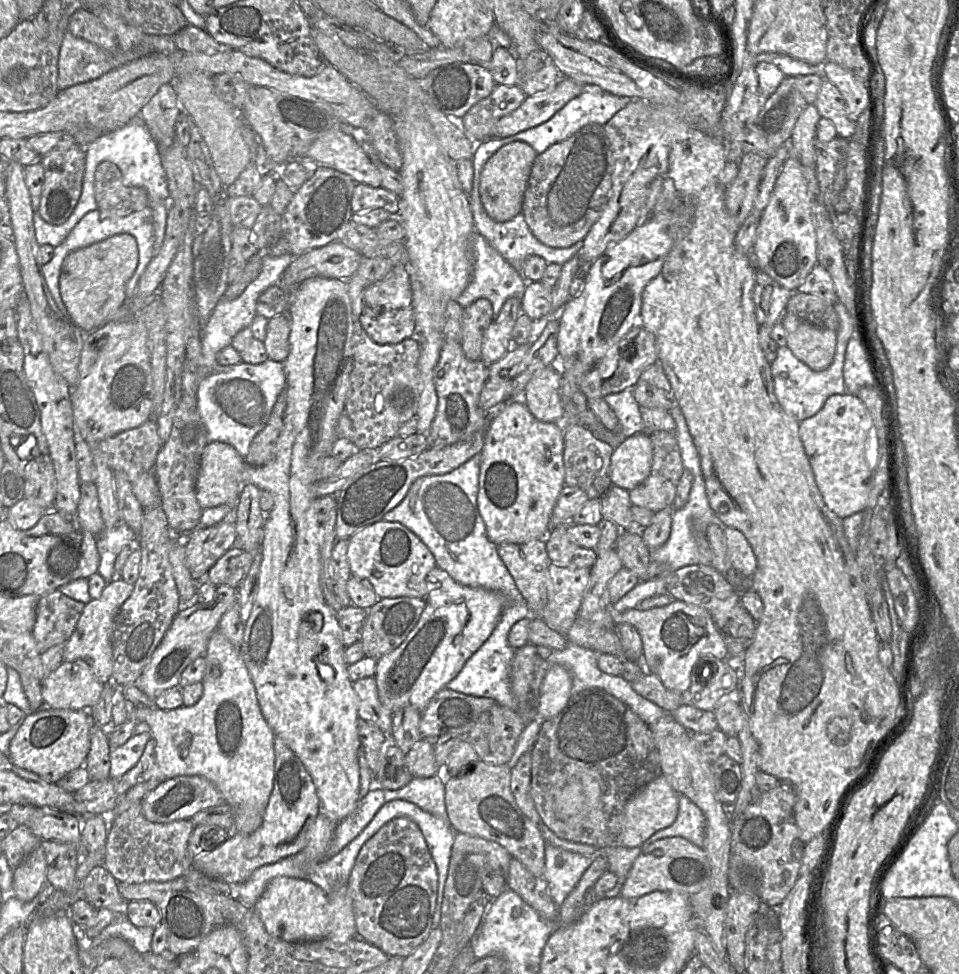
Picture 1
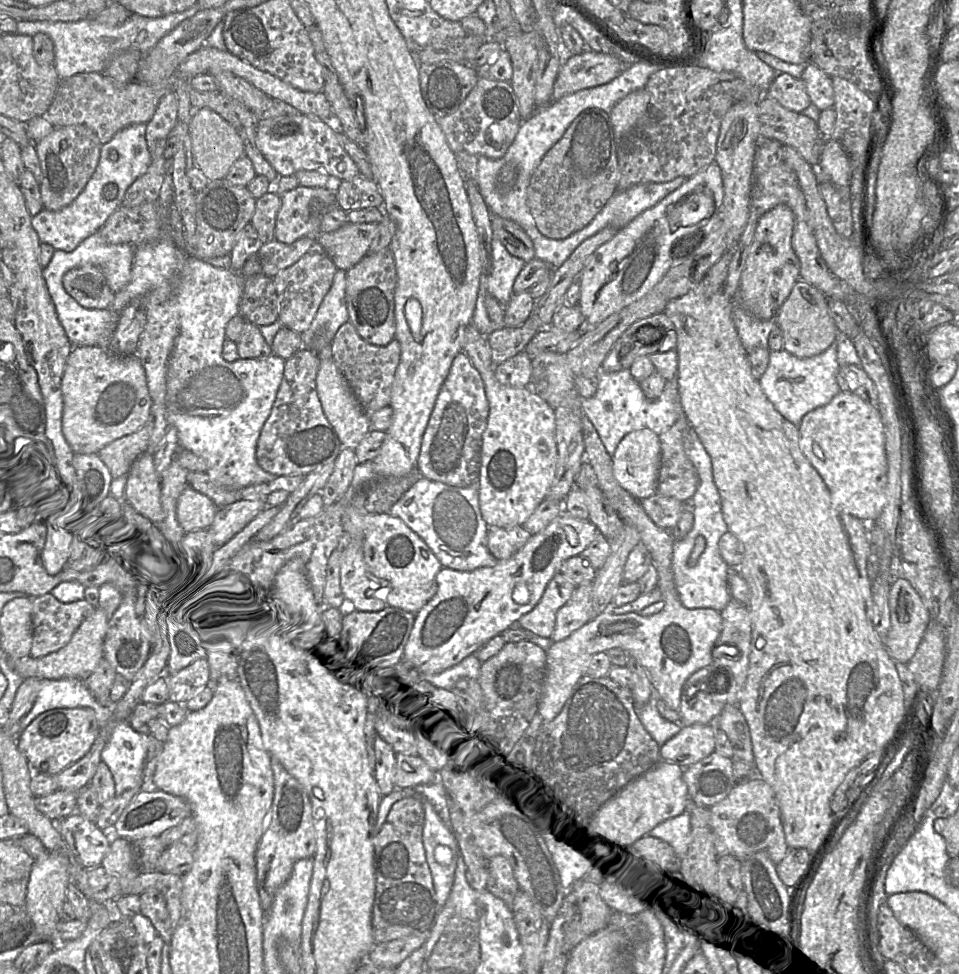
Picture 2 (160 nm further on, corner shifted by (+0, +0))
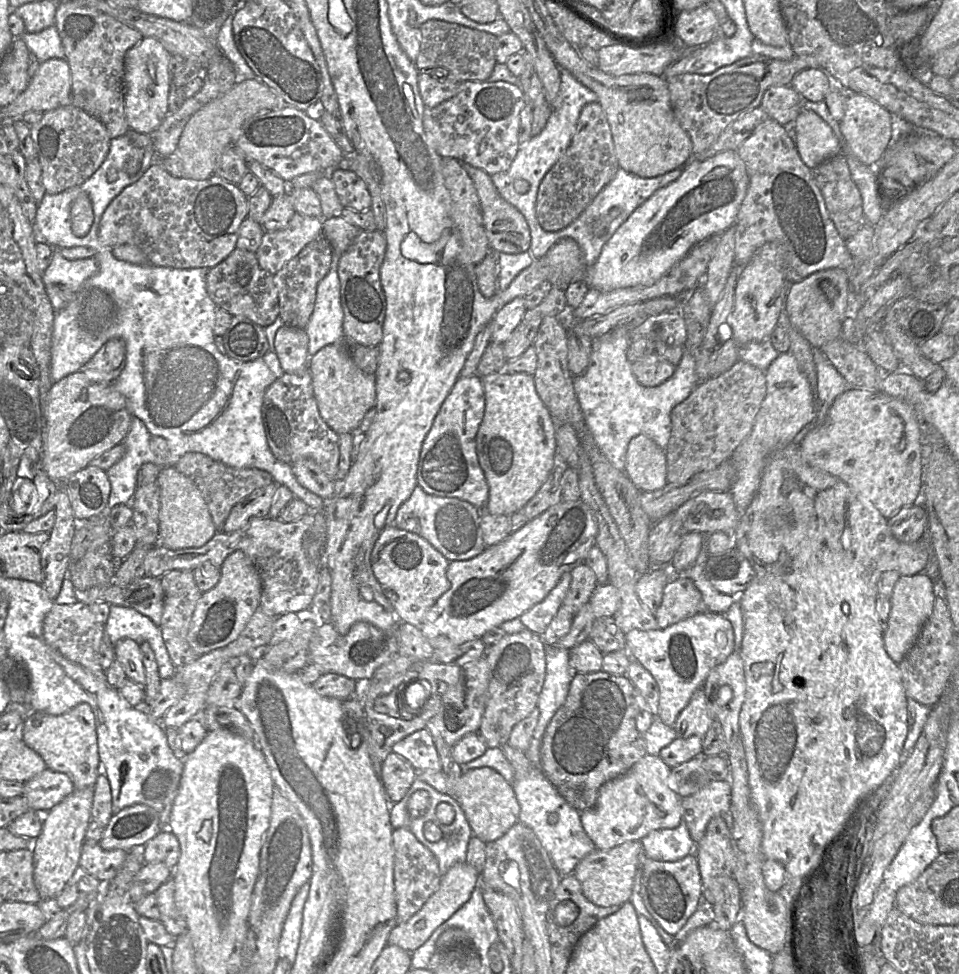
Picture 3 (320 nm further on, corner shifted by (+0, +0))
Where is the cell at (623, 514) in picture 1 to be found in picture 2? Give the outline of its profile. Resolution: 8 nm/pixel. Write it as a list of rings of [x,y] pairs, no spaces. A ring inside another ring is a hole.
[[[631,494],[607,500],[625,524],[636,528],[640,542],[650,552],[658,572],[658,587],[665,607],[651,616],[642,616],[637,612],[612,614],[606,611],[565,640],[554,642],[547,651],[546,673],[538,703],[538,713],[544,721],[553,720],[561,712],[576,683],[586,675],[591,658],[612,648],[622,649],[628,656],[635,657],[646,669],[655,696],[677,711],[687,679],[699,669],[713,665],[712,650],[721,632],[722,617],[713,608],[690,609],[682,605],[672,568],[674,538],[671,532],[658,527],[646,514],[640,501]]]

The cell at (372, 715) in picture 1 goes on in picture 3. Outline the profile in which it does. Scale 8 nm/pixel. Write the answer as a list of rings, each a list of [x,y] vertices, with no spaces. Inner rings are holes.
[[[426,728],[396,742],[391,750],[406,759],[416,771],[441,770],[441,762],[434,740]]]

